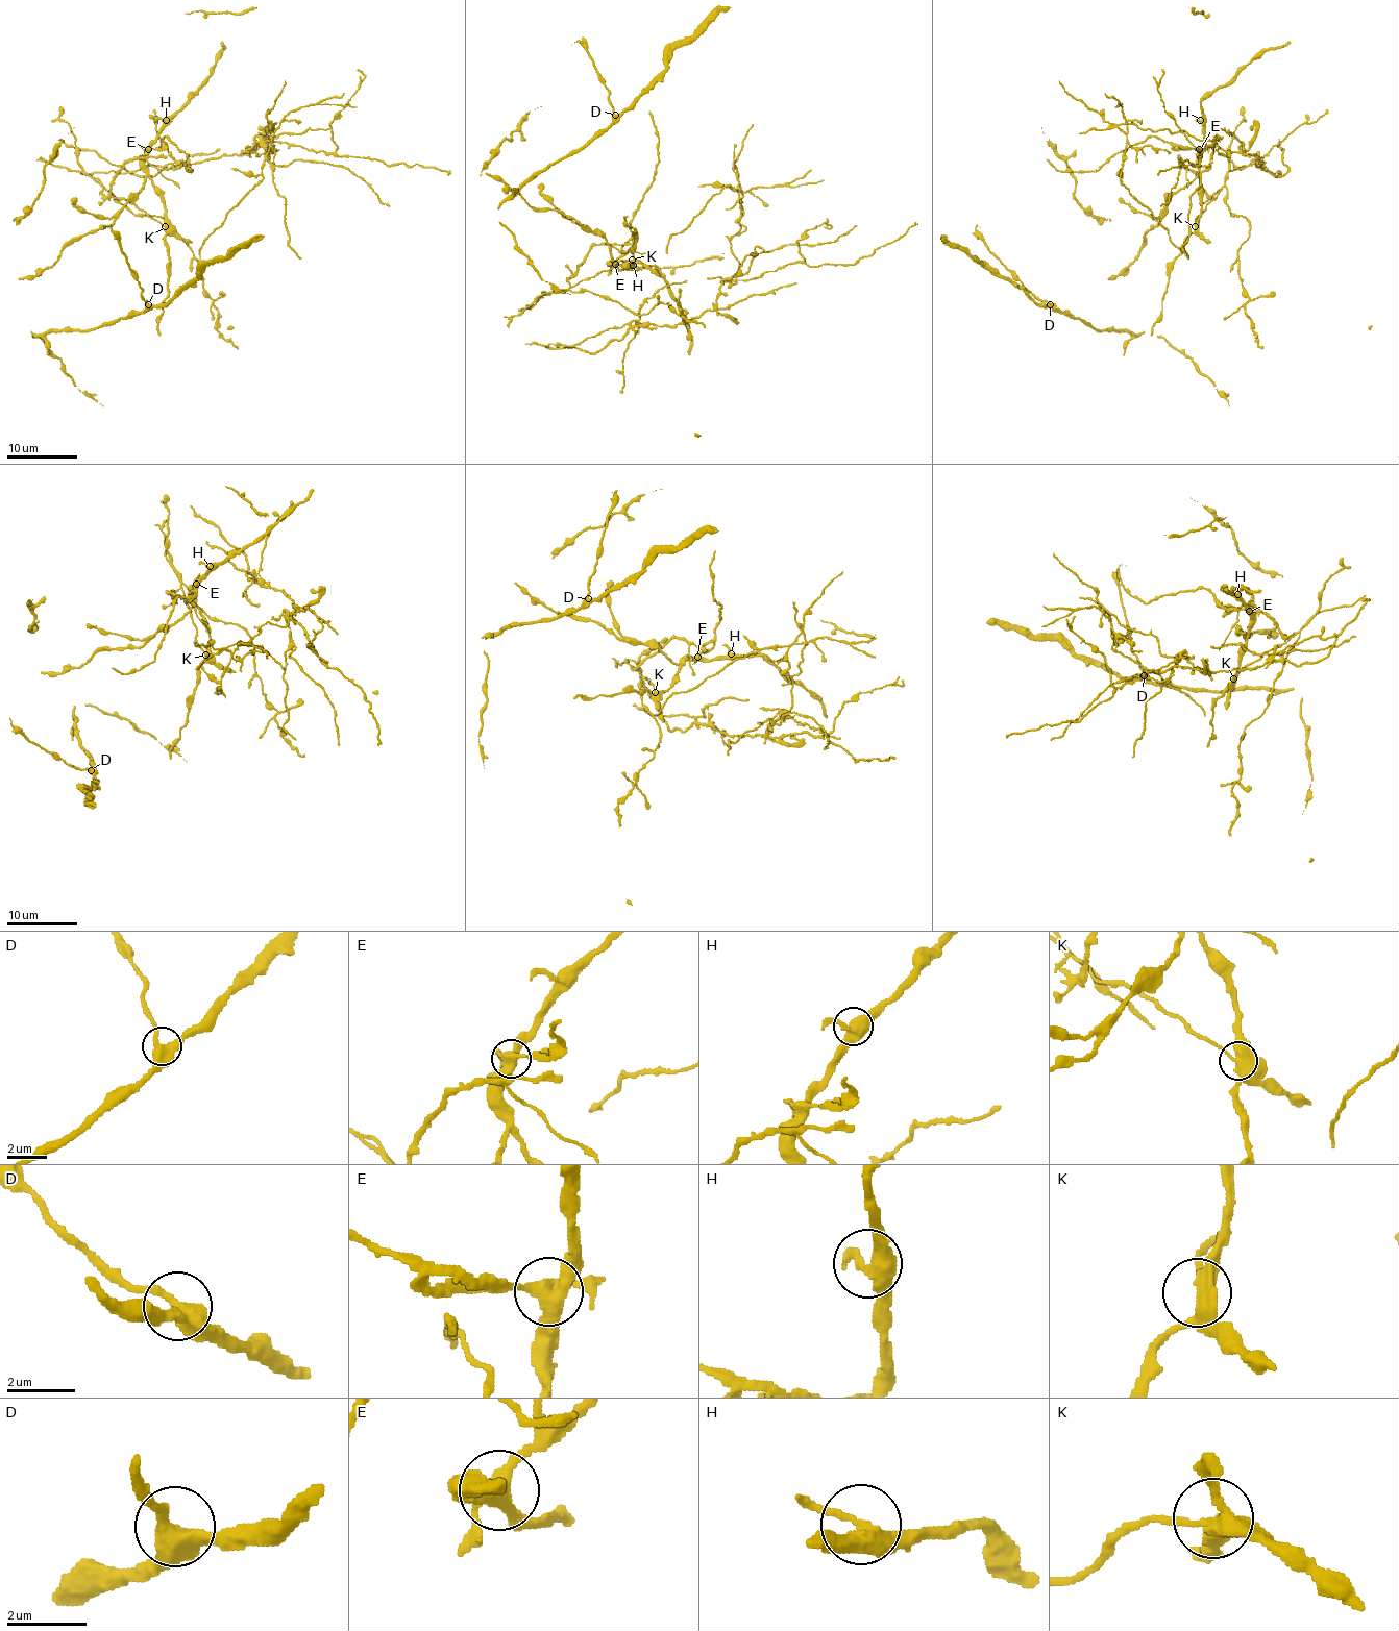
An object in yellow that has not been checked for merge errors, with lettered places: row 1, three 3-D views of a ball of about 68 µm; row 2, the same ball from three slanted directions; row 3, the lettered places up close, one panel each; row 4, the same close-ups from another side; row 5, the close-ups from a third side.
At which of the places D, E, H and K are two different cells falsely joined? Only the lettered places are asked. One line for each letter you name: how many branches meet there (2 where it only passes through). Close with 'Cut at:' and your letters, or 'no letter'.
E: Branches: 4
K: Branches: 4
Cut at: E, K

